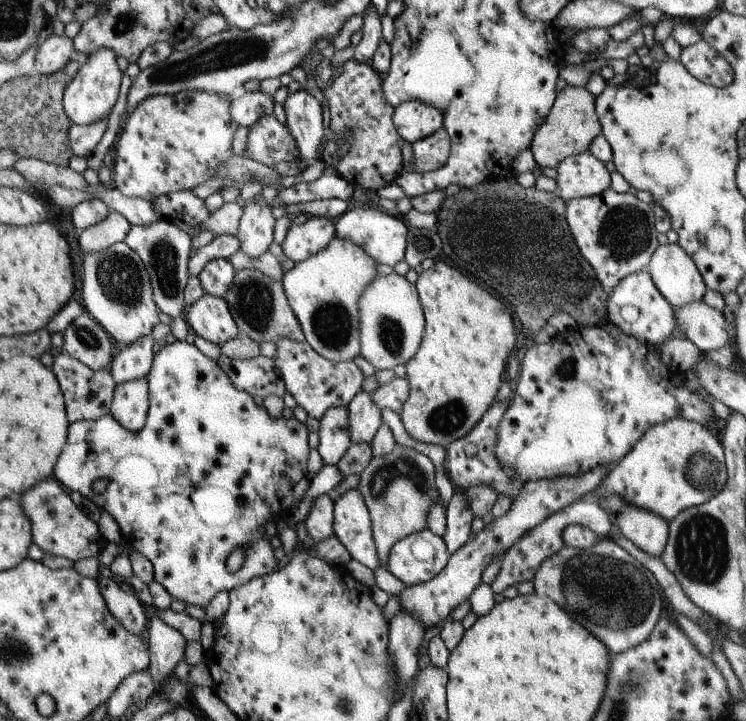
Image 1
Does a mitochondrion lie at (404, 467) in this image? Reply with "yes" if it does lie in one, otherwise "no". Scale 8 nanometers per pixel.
yes

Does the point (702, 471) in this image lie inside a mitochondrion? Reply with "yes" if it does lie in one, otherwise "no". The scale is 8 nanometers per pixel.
yes

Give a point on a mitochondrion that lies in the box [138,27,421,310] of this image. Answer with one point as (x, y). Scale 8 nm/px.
(230, 53)

